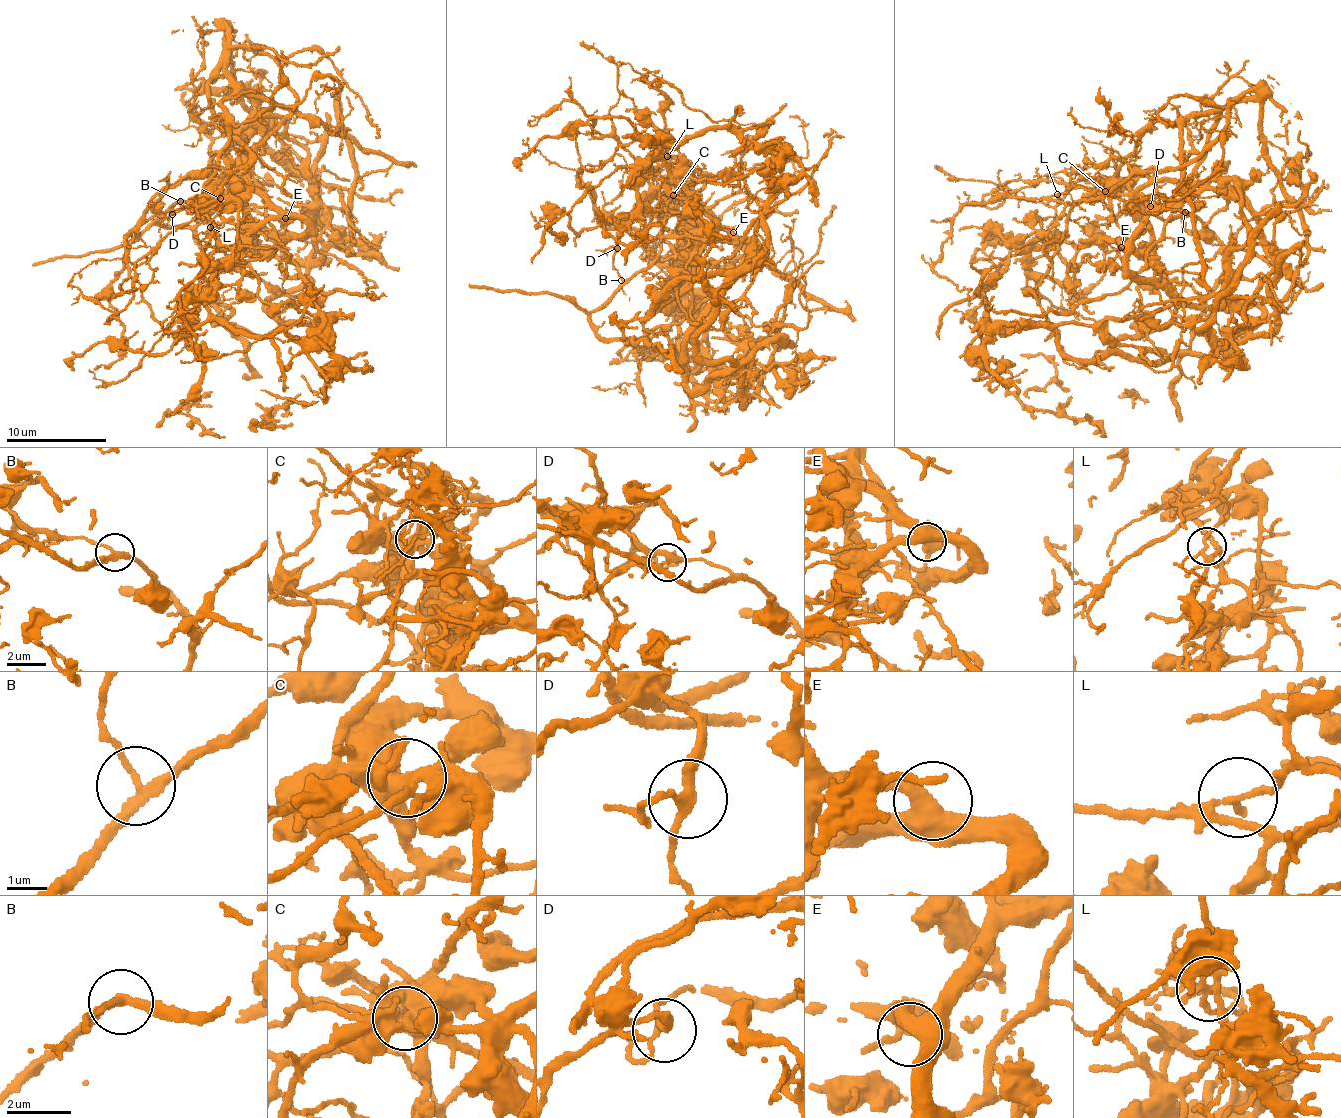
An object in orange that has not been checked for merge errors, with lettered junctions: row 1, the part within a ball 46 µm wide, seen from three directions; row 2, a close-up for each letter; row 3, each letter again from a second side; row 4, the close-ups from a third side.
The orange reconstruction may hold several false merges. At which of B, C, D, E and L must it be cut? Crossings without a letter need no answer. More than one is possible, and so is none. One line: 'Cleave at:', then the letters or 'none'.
Cleave at: C, L

